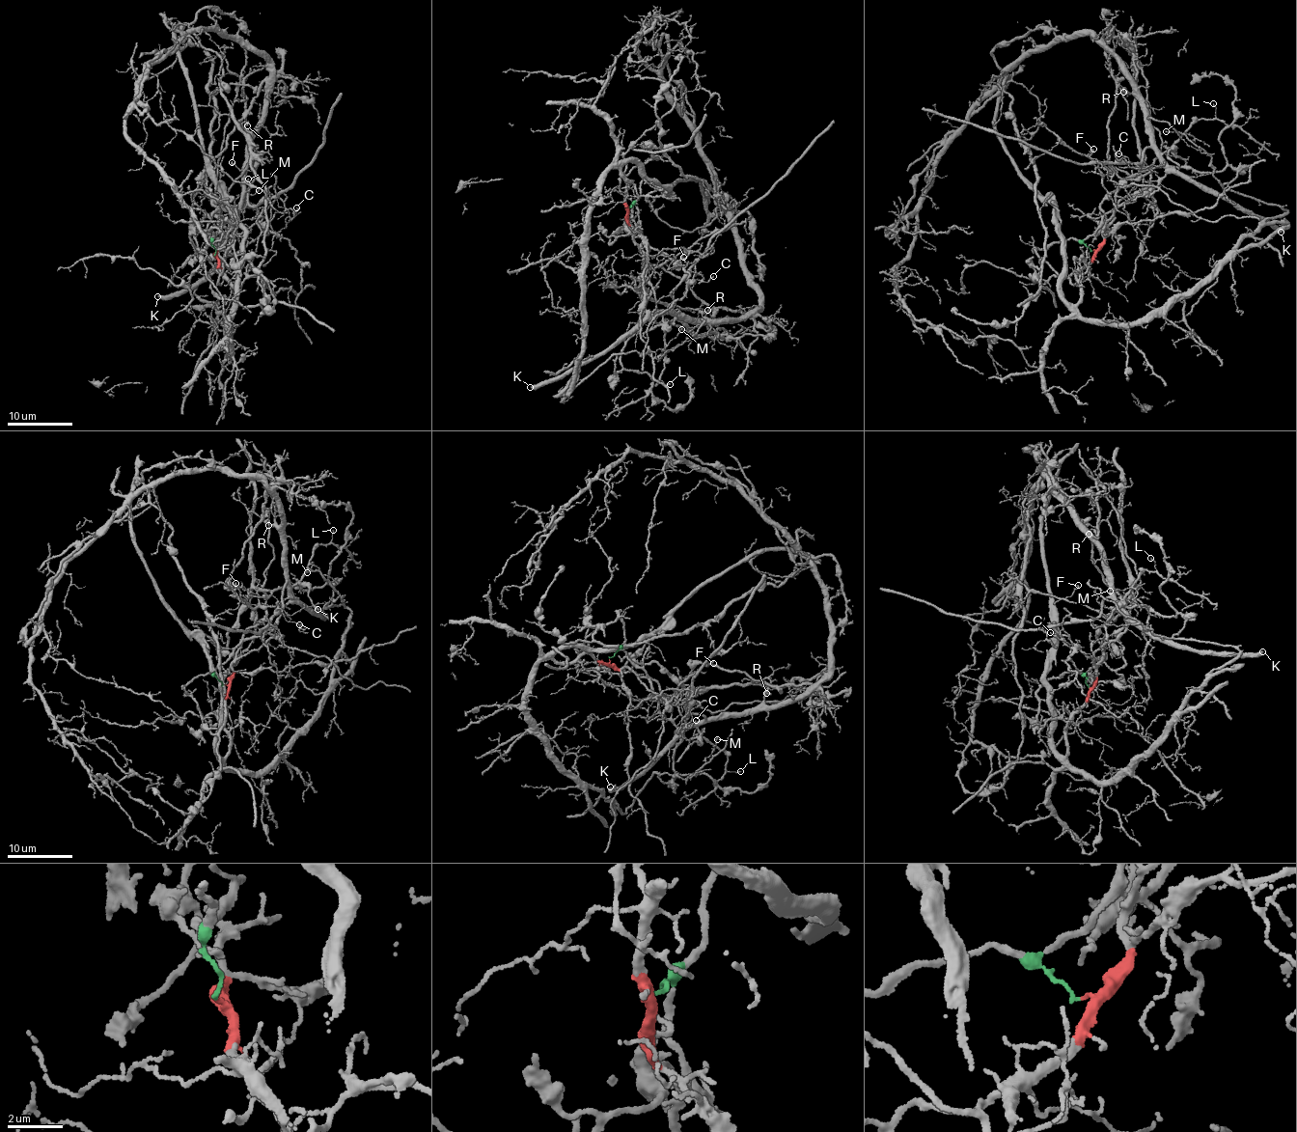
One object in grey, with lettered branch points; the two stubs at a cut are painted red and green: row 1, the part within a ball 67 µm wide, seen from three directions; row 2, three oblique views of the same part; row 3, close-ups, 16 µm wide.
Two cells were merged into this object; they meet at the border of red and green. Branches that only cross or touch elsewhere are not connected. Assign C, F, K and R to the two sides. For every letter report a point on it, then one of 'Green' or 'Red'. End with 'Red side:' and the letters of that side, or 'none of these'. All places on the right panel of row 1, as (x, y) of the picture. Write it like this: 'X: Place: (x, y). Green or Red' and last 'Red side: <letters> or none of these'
C: Place: (1118, 153). Green
F: Place: (1093, 149). Green
K: Place: (1281, 232). Green
R: Place: (1123, 92). Green
Red side: none of these

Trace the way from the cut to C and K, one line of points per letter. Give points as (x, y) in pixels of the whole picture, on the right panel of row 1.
C: (1091, 251), (1083, 240), (1105, 215), (1164, 175), (1164, 159), (1149, 147), (1139, 162), (1119, 153)
K: (1091, 251), (1083, 240), (1091, 234), (1105, 215), (1144, 195), (1166, 177), (1177, 172), (1282, 232)

